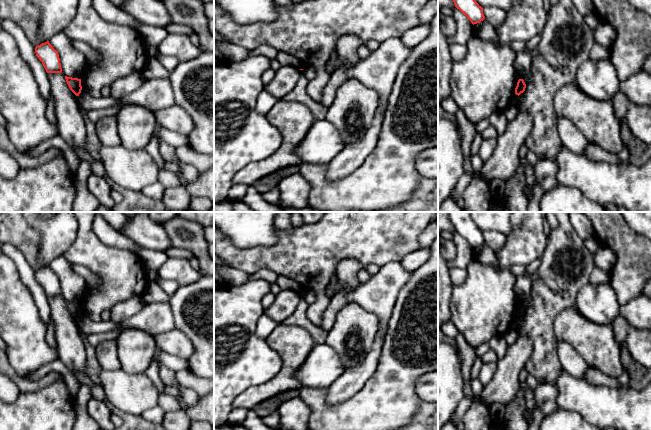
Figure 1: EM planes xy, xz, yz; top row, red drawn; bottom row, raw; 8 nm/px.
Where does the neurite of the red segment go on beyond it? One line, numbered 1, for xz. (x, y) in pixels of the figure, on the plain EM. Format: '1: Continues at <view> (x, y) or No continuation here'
1: No continuation here

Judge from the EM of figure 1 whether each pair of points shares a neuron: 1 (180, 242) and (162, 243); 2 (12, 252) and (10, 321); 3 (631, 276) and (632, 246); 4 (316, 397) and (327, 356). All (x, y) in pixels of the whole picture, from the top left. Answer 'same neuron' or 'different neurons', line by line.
1: different neurons
2: different neurons
3: same neuron
4: different neurons

